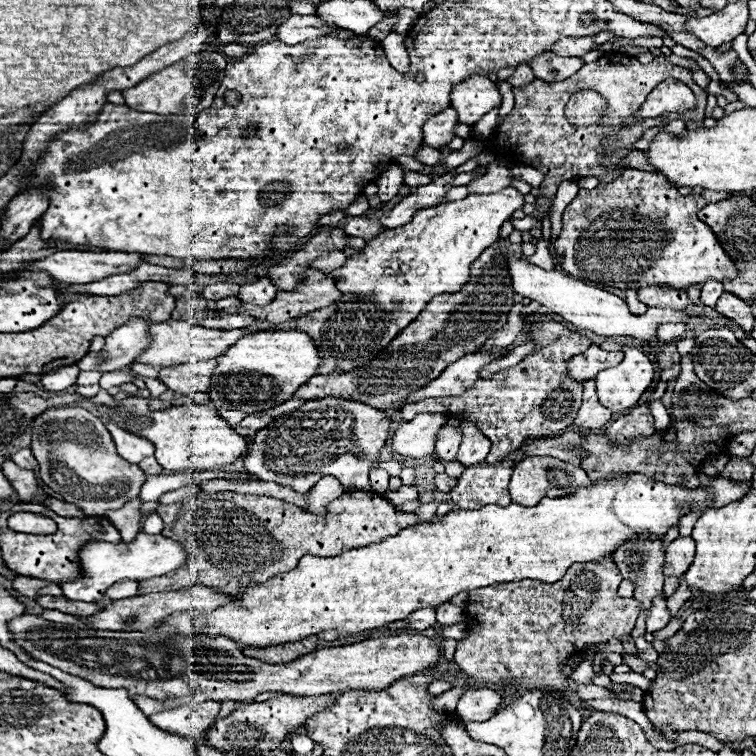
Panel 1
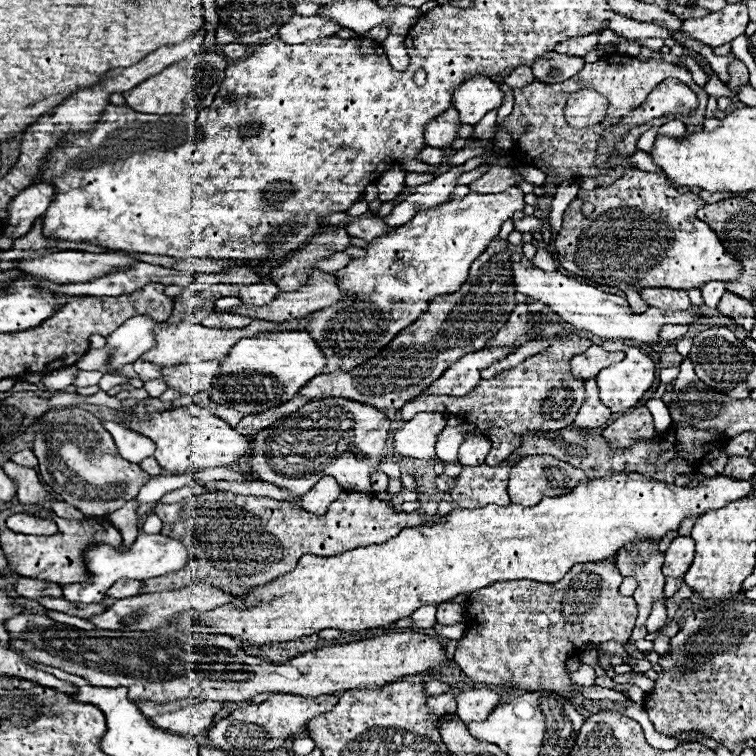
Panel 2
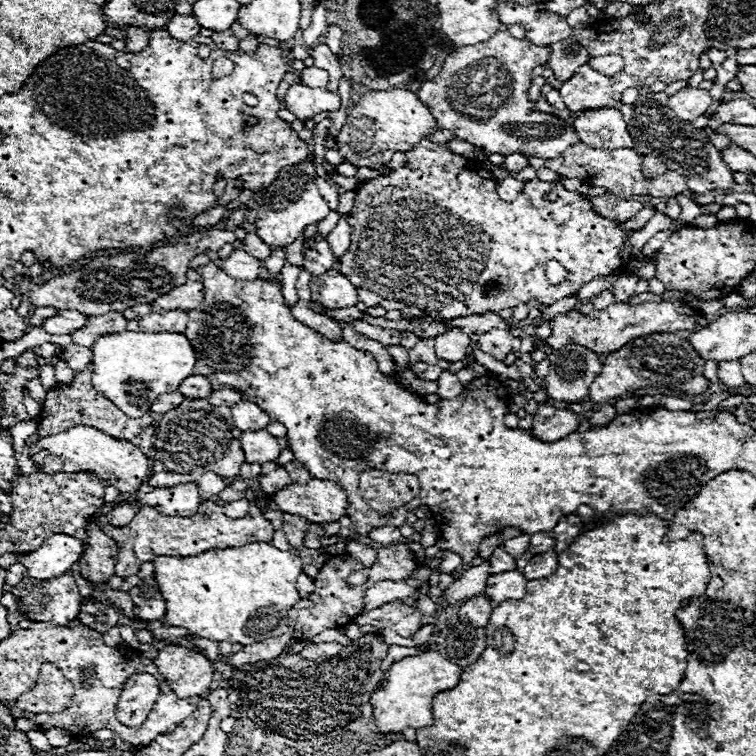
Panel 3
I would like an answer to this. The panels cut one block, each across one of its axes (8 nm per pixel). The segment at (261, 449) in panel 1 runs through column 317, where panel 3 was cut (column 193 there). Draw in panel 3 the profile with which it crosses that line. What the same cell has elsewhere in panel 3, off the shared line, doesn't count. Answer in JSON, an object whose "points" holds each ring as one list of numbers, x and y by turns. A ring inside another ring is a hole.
{"points":[[184,400,178,408,166,412,160,416,158,426,156,426,156,454,154,454,154,466,152,466,152,476,148,480,150,486,156,488,172,488,176,484,190,484,198,482,202,474,214,472,222,478,236,478,240,474,240,466,246,462,244,452,242,452,242,442,240,442,240,430,232,422,232,414,228,406,218,406,214,408,208,400]]}

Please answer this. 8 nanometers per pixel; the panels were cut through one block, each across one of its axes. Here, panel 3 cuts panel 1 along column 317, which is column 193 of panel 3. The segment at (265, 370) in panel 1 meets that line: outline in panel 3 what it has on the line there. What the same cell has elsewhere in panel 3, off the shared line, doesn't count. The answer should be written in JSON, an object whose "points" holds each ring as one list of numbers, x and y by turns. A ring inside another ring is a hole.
{"points":[[124,330,112,336,100,336,94,346,94,376,92,384,108,400,112,400,126,416,144,416,150,404,168,392,178,390,186,376,192,376,196,354,190,340,178,332,130,332]]}

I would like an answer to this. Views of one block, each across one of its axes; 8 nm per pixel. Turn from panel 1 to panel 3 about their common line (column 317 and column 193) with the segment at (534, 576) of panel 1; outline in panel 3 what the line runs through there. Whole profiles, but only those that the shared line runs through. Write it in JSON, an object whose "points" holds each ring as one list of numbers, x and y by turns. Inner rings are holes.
{"points":[[250,542,246,546,240,546,240,548,224,548,224,550,206,550,198,556,158,556,154,560,154,578,158,582,158,588,166,600,166,616,162,620,162,624,166,624,166,628,186,628,190,630,192,634,200,636,200,638,206,638,206,640,214,640,214,642,238,642,242,646,250,646,250,644,256,644,256,642,262,642,266,638,278,638,282,636,286,630,288,630,288,610,302,598,300,592,296,590,296,580,302,572,304,564,302,560,292,554,292,552,282,552,278,548,274,548,272,544,268,542]]}

